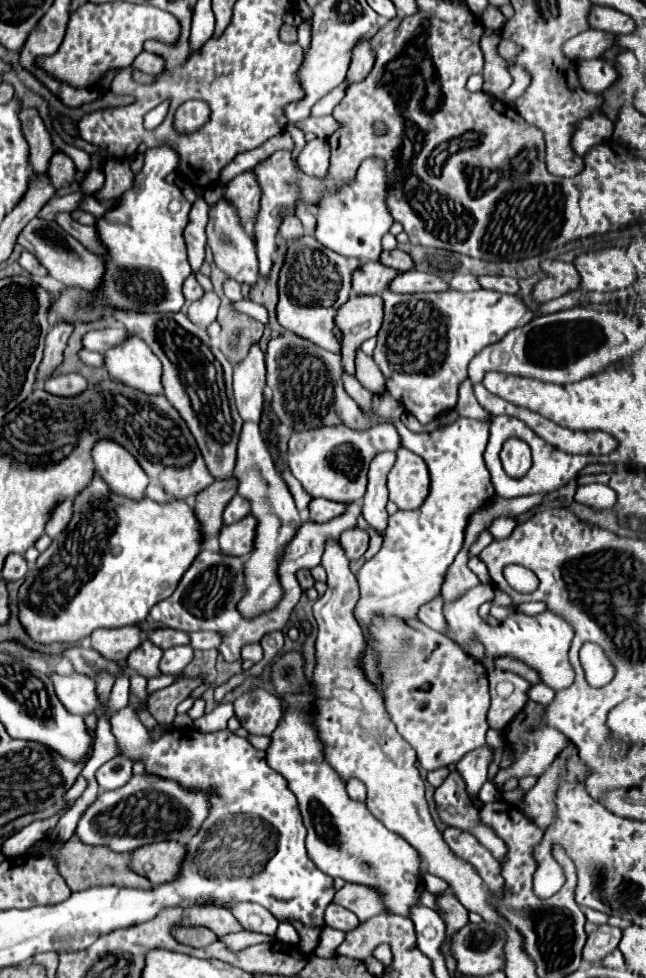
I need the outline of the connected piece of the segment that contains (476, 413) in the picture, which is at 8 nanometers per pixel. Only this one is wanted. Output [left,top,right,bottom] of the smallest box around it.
[456,380,488,420]

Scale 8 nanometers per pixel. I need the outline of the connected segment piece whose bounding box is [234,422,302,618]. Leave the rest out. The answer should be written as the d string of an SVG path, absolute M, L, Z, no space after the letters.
M244 422L240 442L238 442L238 460L234 466L234 476L240 480L238 494L250 500L252 504L252 516L258 520L256 528L256 540L254 540L254 552L246 560L246 586L248 592L244 600L240 602L240 612L246 618L252 618L258 612L264 612L268 608L274 608L282 596L282 588L278 584L276 574L276 562L284 550L284 544L294 536L296 526L302 524L294 498L284 484L282 476L272 468L272 460L268 460L268 450L264 446L260 426L258 422Z

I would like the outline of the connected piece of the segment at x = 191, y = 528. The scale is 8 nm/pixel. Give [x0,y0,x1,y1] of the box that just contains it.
[18,474,204,644]

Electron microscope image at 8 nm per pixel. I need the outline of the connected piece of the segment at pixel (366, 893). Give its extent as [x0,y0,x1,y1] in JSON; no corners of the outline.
[334,884,386,922]

